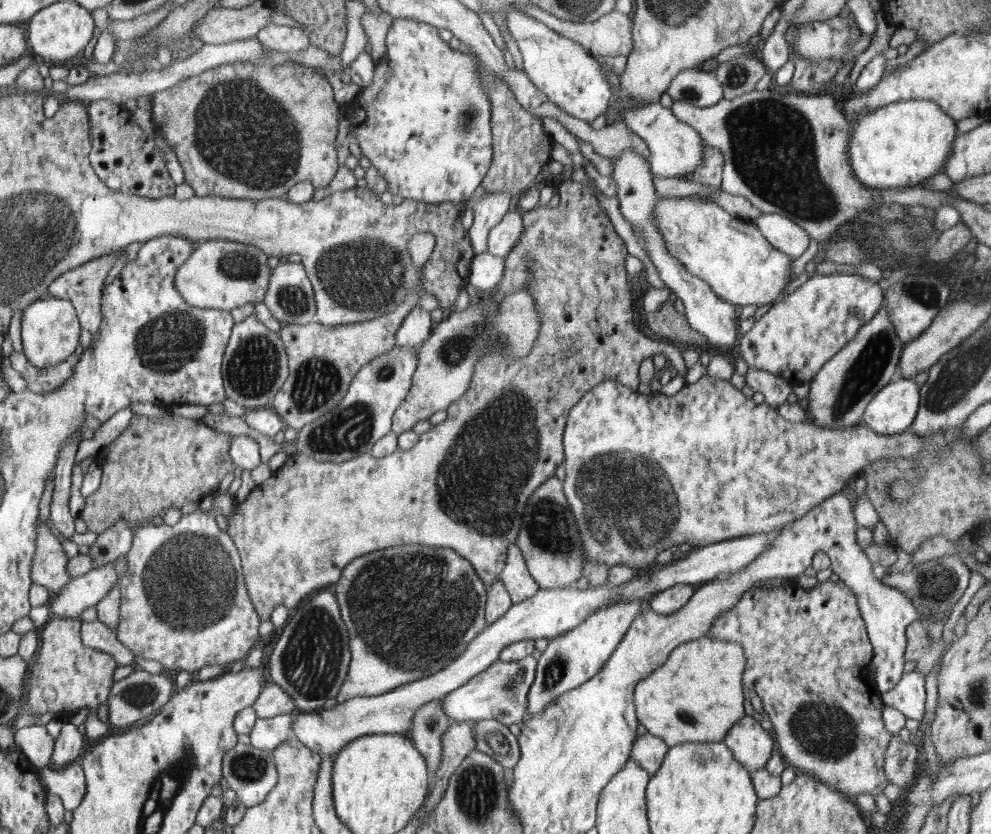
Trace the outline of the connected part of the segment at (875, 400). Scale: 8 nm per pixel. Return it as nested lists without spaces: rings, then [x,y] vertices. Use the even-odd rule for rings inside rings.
[[[897,377],[872,397],[862,424],[881,435],[900,435],[915,422],[919,404],[920,388],[915,379]]]

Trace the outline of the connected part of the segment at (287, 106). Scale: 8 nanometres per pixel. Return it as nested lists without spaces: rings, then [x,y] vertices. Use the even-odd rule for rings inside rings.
[[[294,60],[281,61],[279,64],[250,64],[250,62],[236,62],[232,65],[222,64],[222,66],[206,69],[204,73],[188,77],[178,82],[166,91],[158,91],[152,94],[151,116],[156,129],[160,128],[165,140],[168,140],[177,159],[181,164],[185,183],[189,184],[198,196],[215,196],[229,199],[262,200],[271,198],[281,198],[295,186],[296,183],[310,181],[315,188],[326,188],[336,170],[338,170],[338,160],[336,160],[336,134],[338,134],[338,104],[334,100],[332,86],[328,84],[328,79],[324,74],[316,72],[312,67],[305,67]]]

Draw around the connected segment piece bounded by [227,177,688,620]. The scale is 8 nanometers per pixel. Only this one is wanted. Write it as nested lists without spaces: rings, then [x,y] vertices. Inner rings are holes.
[[[566,177],[560,185],[555,187],[556,192],[560,195],[560,204],[554,208],[550,205],[534,207],[532,210],[522,214],[523,232],[520,239],[514,247],[511,247],[505,258],[505,268],[503,277],[498,284],[497,289],[488,295],[487,300],[500,305],[507,297],[518,293],[519,291],[527,291],[531,293],[535,300],[536,312],[540,314],[540,334],[536,339],[535,346],[532,347],[531,354],[523,358],[515,358],[510,353],[502,351],[500,345],[490,345],[488,351],[479,359],[479,363],[475,365],[474,377],[472,377],[471,388],[463,398],[456,400],[450,407],[446,409],[448,416],[444,422],[439,425],[432,425],[430,429],[419,434],[418,444],[409,448],[407,451],[396,451],[395,454],[388,455],[384,458],[377,458],[371,453],[360,455],[355,459],[344,461],[343,463],[320,462],[312,459],[308,455],[301,455],[296,452],[289,456],[286,464],[280,469],[273,471],[272,475],[255,488],[242,500],[243,502],[234,503],[233,512],[227,517],[227,532],[234,538],[235,543],[239,547],[239,552],[243,556],[244,578],[247,580],[248,592],[251,592],[251,600],[254,602],[256,612],[259,613],[264,620],[270,620],[273,613],[280,609],[287,610],[294,608],[304,600],[308,594],[324,588],[326,584],[336,584],[343,576],[343,571],[354,559],[360,558],[362,555],[379,551],[388,547],[396,547],[402,544],[402,540],[410,542],[408,538],[414,536],[414,530],[420,524],[420,508],[424,498],[434,496],[438,502],[438,508],[444,516],[448,516],[450,520],[456,520],[458,524],[466,526],[468,530],[476,530],[470,534],[474,548],[478,550],[480,556],[472,556],[474,552],[466,550],[468,554],[464,554],[476,568],[476,572],[482,578],[487,588],[495,583],[506,566],[507,554],[510,546],[516,542],[519,536],[520,528],[523,526],[523,515],[530,503],[530,498],[535,494],[540,486],[547,482],[552,476],[555,476],[556,468],[566,459],[566,453],[563,449],[563,434],[566,430],[567,419],[571,414],[572,407],[580,402],[584,395],[588,394],[592,388],[599,386],[604,380],[618,381],[620,384],[627,385],[632,390],[638,390],[640,386],[639,367],[646,358],[651,358],[656,353],[664,353],[667,360],[671,361],[671,365],[677,370],[679,375],[687,377],[688,368],[686,362],[682,358],[680,350],[669,341],[648,340],[646,335],[640,334],[636,330],[634,324],[634,312],[632,312],[632,296],[630,296],[630,288],[628,288],[628,276],[626,276],[626,268],[624,268],[624,260],[626,260],[626,244],[624,240],[616,234],[616,230],[610,224],[610,218],[606,216],[604,208],[600,206],[596,194],[594,194],[596,182],[588,177],[586,185],[578,183],[576,180]],[[486,540],[490,540],[492,546],[488,546],[486,550],[478,548],[488,544]]]

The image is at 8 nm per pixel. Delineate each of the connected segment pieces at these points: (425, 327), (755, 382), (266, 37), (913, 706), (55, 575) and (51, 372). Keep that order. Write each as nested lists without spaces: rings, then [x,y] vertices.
[[[417,304],[411,314],[404,319],[403,326],[399,328],[396,336],[397,344],[404,348],[416,349],[416,352],[419,352],[420,347],[427,342],[426,338],[430,330],[432,330],[430,312]]]
[[[748,368],[745,376],[747,389],[764,395],[765,404],[774,407],[788,402],[788,396],[794,392],[794,383],[784,380],[766,371]]]
[[[271,22],[257,33],[257,38],[261,44],[281,54],[295,53],[311,46],[311,38],[301,28],[277,26]]]
[[[918,670],[903,673],[896,686],[880,694],[883,705],[900,710],[906,719],[921,723],[926,703],[926,675]]]
[[[40,522],[37,554],[32,566],[33,580],[51,592],[60,591],[72,580],[68,562],[70,558],[64,552],[63,539],[53,535],[48,526]]]
[[[78,347],[72,359],[42,370],[30,365],[23,351],[13,350],[9,357],[12,368],[26,380],[27,389],[35,393],[46,394],[46,392],[56,390],[60,384],[64,384],[68,378],[72,377],[82,352],[83,349]]]

